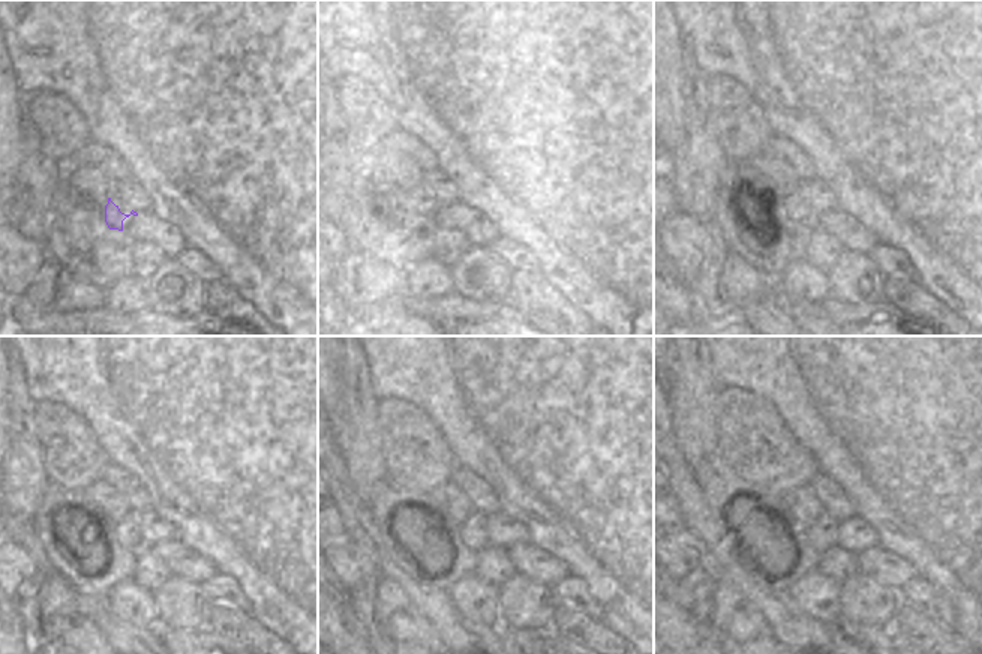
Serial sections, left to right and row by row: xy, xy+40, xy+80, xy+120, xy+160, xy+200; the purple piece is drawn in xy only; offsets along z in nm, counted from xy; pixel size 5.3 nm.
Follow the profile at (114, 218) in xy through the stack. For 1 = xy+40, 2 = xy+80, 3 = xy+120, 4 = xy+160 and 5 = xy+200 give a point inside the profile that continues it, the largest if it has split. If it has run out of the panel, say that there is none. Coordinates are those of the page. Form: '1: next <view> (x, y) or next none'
1: next xy+40 (452, 198)
2: next xy+80 (798, 206)
3: next xy+120 (128, 530)
4: next xy+160 (473, 531)
5: next xy+200 (822, 534)

